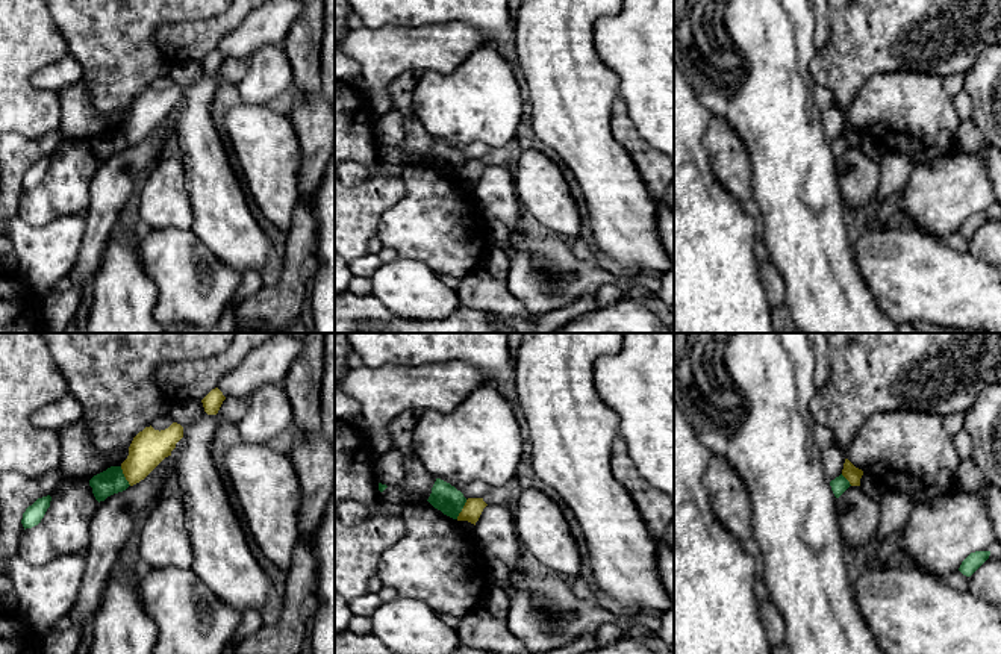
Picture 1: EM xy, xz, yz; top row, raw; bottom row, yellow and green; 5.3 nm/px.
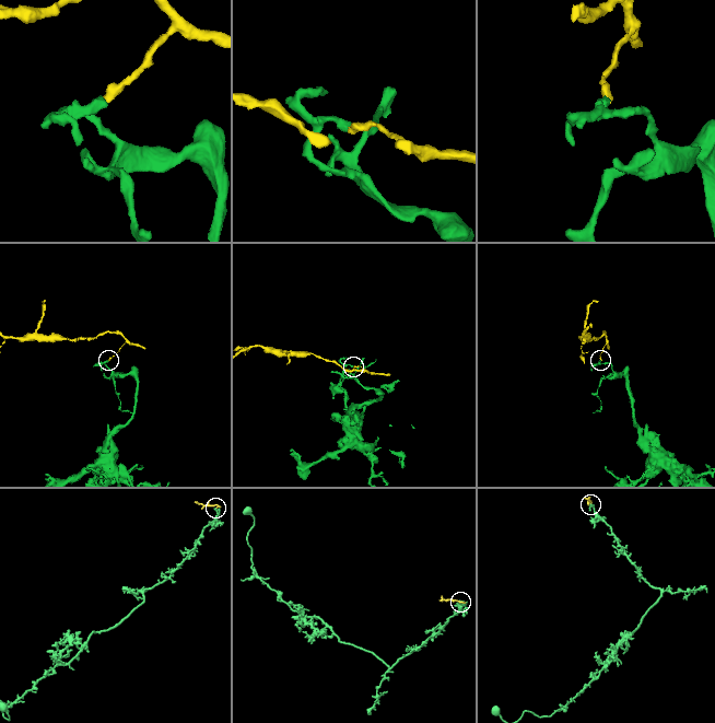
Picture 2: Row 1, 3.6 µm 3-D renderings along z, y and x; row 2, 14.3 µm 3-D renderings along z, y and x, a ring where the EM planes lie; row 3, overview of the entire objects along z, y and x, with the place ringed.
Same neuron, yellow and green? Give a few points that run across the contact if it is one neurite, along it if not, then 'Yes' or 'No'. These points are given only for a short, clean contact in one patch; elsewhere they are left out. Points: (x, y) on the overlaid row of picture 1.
Line: xy (120, 467), (130, 485). No

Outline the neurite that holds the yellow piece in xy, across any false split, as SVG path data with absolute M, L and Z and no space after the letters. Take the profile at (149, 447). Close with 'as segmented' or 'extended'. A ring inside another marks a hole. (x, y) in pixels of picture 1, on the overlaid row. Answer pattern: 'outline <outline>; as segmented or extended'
outline M177 422L161 431L151 425L139 431L129 447L127 459L121 463L129 484L144 480L165 457L171 456L182 438L183 427Z; as segmented

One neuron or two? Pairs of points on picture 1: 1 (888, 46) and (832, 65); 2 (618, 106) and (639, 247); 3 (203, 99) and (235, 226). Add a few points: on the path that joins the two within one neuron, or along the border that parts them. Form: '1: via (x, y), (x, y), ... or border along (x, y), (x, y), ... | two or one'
1: via (874, 46), (860, 46), (845, 61) | one
2: border along (611, 114), (611, 133), (630, 153) | two
3: via (202, 130), (202, 150), (209, 180), (217, 194) | one

